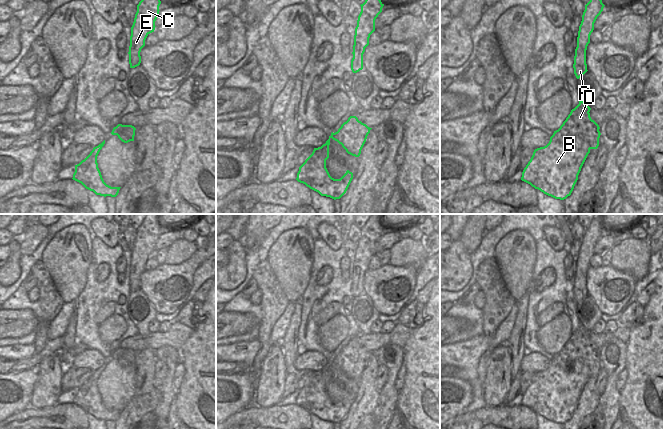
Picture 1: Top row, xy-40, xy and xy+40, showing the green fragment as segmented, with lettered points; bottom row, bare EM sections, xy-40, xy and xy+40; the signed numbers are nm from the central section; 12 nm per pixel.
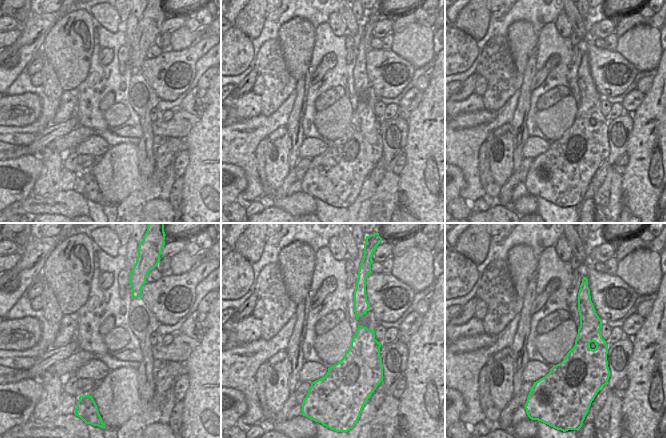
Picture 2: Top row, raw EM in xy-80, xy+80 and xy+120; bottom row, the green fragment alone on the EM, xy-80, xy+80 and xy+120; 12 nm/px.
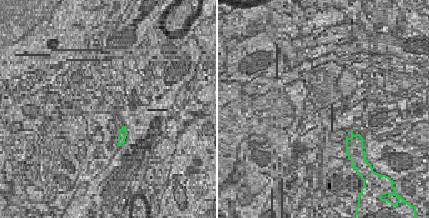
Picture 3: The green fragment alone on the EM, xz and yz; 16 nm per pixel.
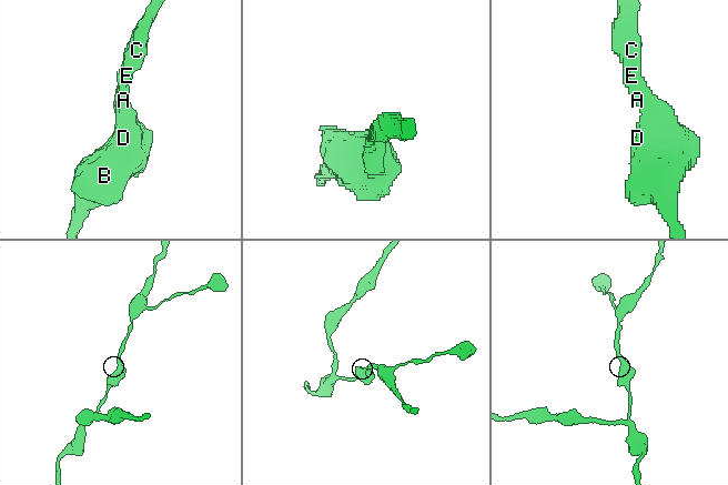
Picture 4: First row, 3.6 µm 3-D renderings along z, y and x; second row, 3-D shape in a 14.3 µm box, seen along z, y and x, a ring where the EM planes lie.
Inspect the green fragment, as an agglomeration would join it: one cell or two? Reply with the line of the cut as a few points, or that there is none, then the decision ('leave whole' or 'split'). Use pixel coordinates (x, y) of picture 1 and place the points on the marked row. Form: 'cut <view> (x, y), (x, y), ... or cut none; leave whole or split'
cut none; leave whole

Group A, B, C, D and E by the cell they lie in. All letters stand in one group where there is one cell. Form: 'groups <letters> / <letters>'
groups A B C D E

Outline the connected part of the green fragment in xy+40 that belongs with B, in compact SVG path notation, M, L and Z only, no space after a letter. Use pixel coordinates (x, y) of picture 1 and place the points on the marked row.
M580 99L560 128L554 131L549 143L534 150L522 172L522 181L555 199L564 200L571 195L590 150L599 146L600 127L591 119L590 110L591 108Z

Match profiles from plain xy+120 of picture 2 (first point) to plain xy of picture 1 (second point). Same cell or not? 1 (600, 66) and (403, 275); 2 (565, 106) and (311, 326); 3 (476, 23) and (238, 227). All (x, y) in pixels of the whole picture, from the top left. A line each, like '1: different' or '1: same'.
1: same
2: different
3: different

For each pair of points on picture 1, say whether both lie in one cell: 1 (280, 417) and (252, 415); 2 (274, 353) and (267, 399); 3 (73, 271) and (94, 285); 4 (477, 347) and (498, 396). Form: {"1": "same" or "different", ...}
{"1": "same", "2": "same", "3": "different", "4": "different"}

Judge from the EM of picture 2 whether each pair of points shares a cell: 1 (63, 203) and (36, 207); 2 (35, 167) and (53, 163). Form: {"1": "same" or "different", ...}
{"1": "same", "2": "different"}

